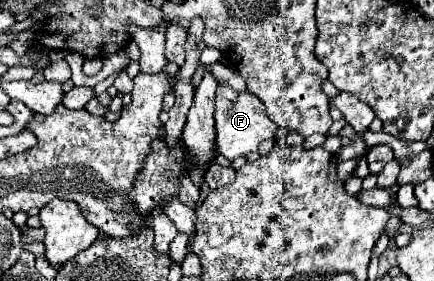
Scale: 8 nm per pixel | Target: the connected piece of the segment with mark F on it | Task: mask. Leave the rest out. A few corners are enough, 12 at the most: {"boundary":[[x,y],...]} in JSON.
{"boundary":[[217,87],[217,149],[229,161],[273,139],[251,93]]}

